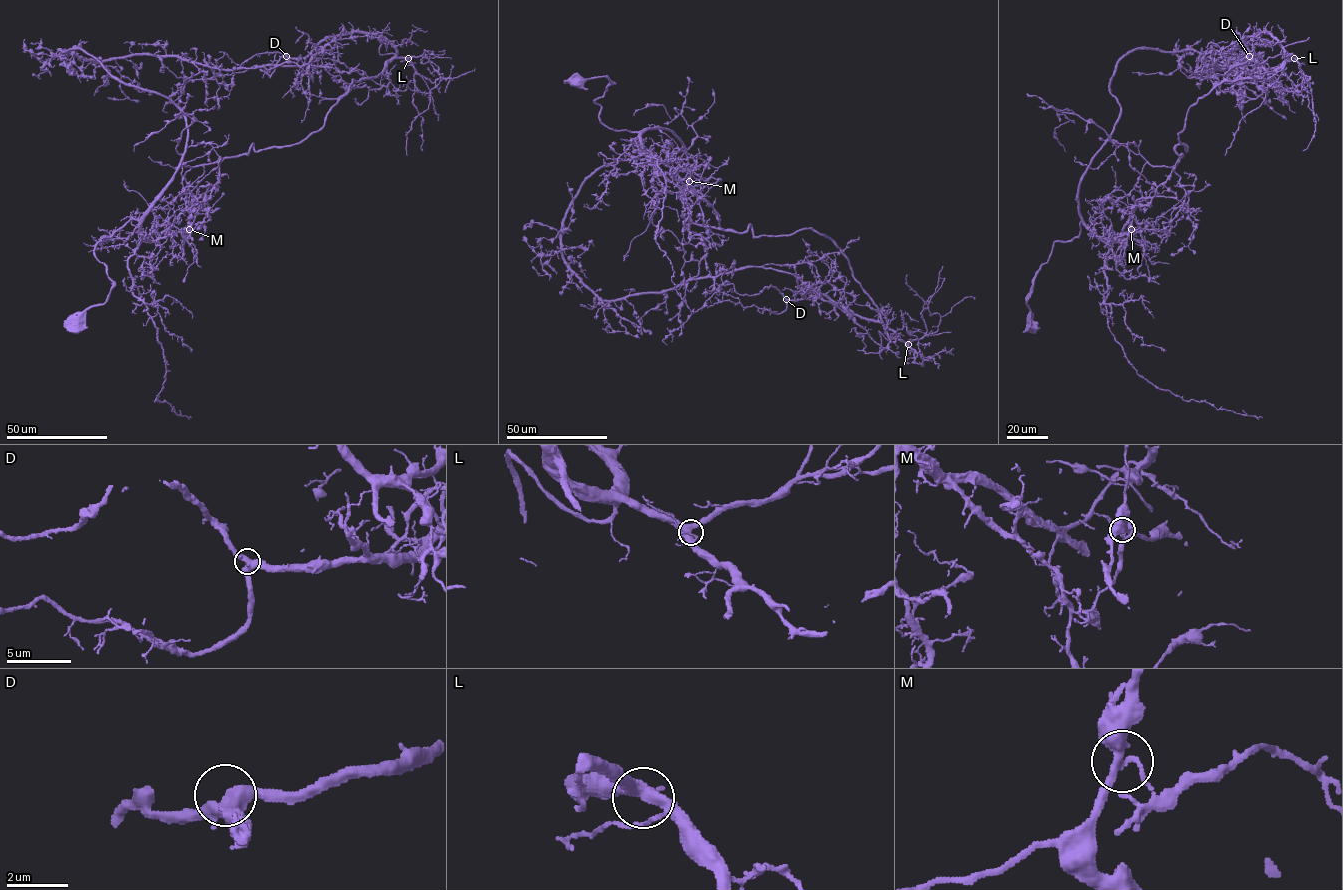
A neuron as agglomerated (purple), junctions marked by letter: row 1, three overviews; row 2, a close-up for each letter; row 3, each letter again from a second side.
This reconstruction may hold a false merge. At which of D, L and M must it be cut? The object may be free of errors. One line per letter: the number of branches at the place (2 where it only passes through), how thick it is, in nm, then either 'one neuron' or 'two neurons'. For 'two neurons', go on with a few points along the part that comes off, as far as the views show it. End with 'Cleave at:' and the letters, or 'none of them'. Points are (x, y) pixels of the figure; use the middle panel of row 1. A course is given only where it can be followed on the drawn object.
D: branches 4; calibre 480 nm; one neuron
L: branches 5; calibre 440 nm; one neuron
M: branches 4; calibre 320 nm; two neurons; course (689, 181), (723, 230), (750, 225), (754, 237), (812, 229), (829, 238), (896, 336), (821, 294), (709, 288)
Cleave at: M

